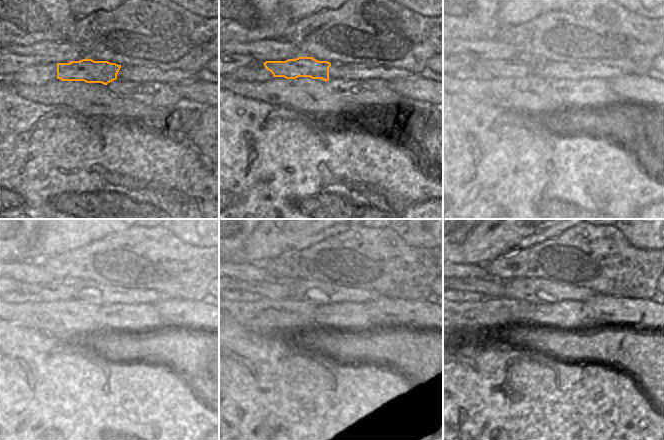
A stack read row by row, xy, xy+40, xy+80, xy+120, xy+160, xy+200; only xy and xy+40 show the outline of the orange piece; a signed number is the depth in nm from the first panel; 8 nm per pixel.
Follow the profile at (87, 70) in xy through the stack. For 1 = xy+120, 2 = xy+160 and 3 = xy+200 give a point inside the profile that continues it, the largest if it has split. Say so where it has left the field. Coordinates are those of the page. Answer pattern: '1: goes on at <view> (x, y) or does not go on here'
1: goes on at xy+120 (65, 290)
2: goes on at xy+160 (273, 289)
3: goes on at xy+200 (489, 286)

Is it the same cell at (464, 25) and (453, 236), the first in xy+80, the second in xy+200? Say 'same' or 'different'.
same

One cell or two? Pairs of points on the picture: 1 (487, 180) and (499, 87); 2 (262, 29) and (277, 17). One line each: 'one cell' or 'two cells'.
1: two cells
2: one cell

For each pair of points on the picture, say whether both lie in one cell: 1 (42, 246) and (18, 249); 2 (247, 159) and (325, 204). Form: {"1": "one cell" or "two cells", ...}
{"1": "two cells", "2": "one cell"}

